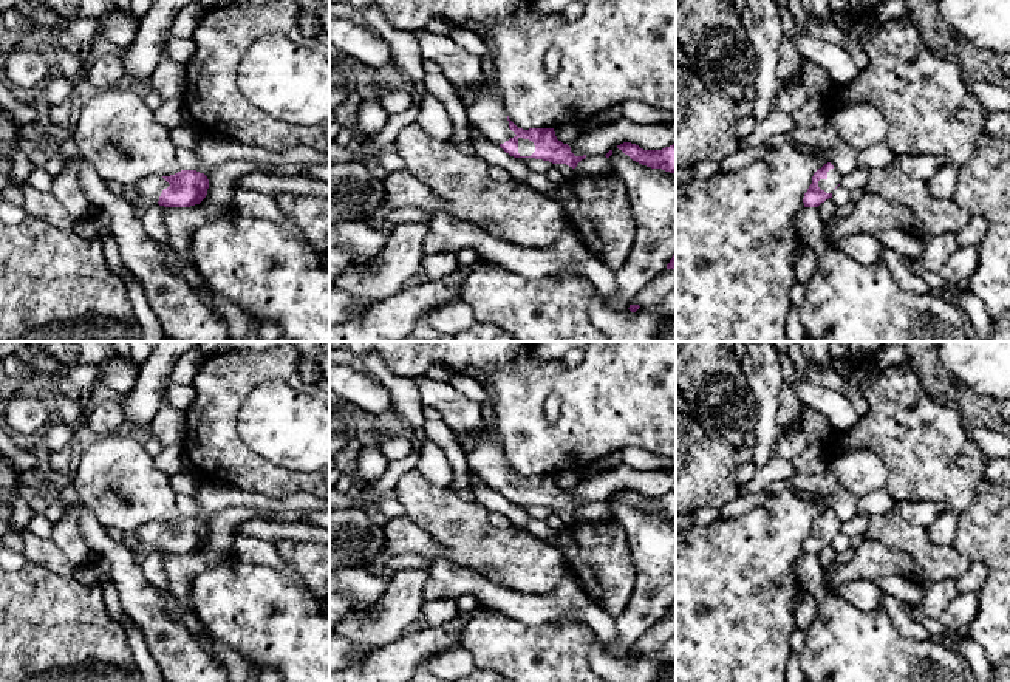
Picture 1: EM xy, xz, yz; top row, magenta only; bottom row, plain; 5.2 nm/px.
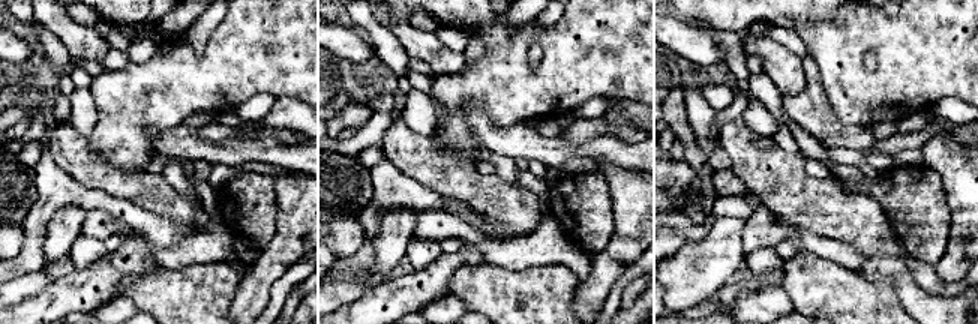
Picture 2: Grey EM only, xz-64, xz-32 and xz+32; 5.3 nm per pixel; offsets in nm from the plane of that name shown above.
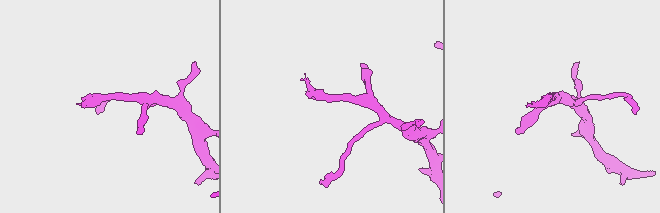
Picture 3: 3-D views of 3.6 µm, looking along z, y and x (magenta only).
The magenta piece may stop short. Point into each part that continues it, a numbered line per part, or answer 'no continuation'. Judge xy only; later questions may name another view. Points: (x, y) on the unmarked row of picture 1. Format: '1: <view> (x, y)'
1: xy (150, 534)

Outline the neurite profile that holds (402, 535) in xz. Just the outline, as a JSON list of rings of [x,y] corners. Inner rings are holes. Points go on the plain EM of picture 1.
[[[408,517],[388,520],[384,529],[387,546],[376,561],[376,577],[385,578],[387,561],[396,555],[418,554],[430,561],[447,558],[444,546],[430,538]]]

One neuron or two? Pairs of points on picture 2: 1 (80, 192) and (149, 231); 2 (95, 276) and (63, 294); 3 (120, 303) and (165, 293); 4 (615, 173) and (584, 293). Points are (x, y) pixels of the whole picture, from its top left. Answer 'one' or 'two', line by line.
1: one
2: one
3: two
4: one

